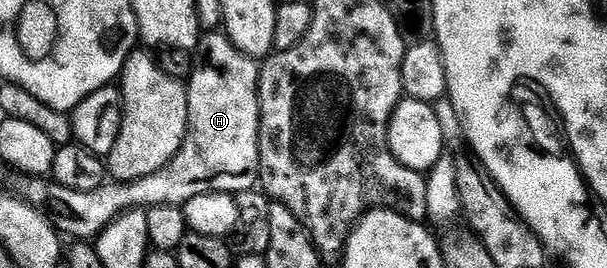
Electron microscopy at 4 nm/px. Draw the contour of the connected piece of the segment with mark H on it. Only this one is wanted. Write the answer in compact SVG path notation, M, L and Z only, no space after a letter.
M210 30L199 39L196 49L198 61L194 64L194 73L188 79L188 122L186 137L180 150L156 174L129 182L103 182L96 190L77 192L68 190L68 186L55 184L50 178L34 178L29 181L25 195L35 207L41 208L50 218L50 223L63 237L94 238L114 219L118 213L137 206L155 204L187 204L194 196L205 192L229 192L237 194L251 191L259 183L260 166L260 106L258 105L258 74L260 64L253 56L240 51L226 37L225 31Z

